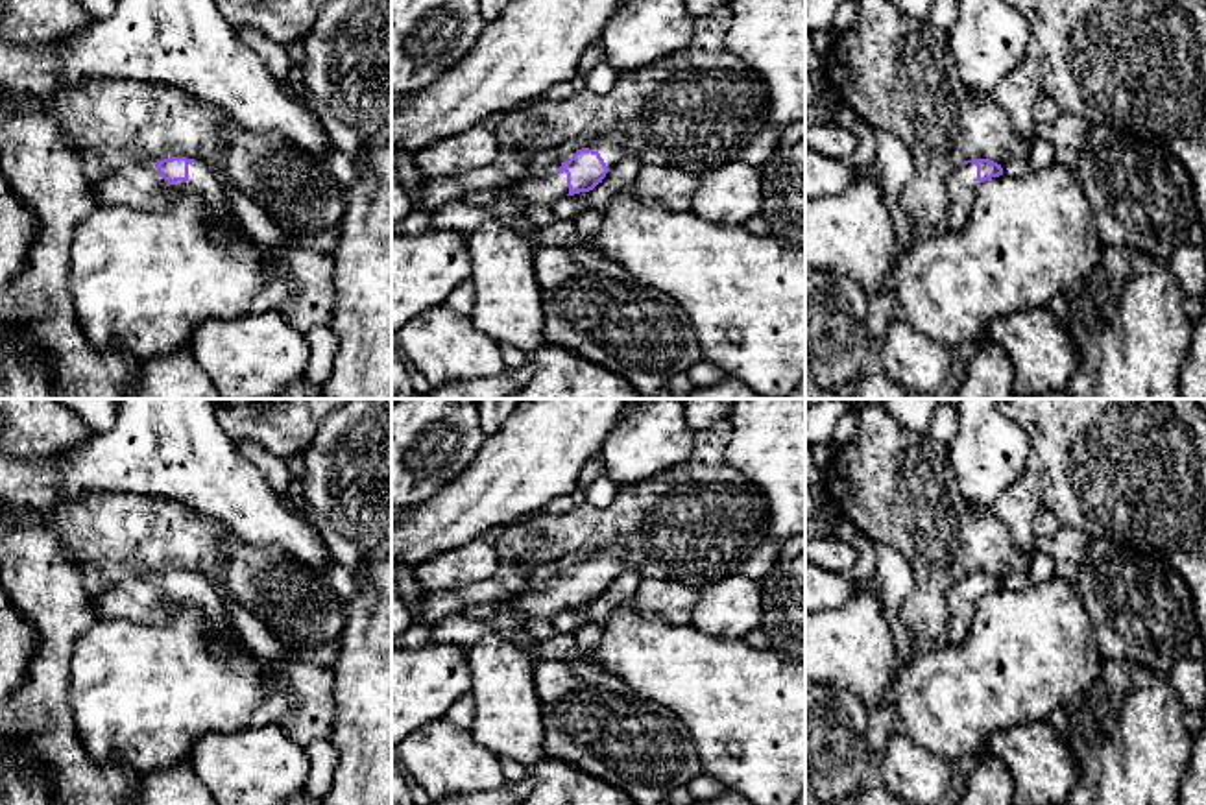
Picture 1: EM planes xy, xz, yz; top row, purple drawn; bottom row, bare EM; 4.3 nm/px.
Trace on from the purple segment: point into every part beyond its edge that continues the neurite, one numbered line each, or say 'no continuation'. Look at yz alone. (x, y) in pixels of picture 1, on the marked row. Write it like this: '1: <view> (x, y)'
1: yz (963, 185)

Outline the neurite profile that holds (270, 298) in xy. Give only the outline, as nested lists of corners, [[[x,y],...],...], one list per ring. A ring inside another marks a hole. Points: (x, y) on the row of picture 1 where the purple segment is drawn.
[[[273,282],[270,288],[260,290],[253,297],[253,301],[249,305],[249,312],[260,314],[264,310],[277,308],[283,303],[284,295],[286,295],[286,288],[281,282]]]

